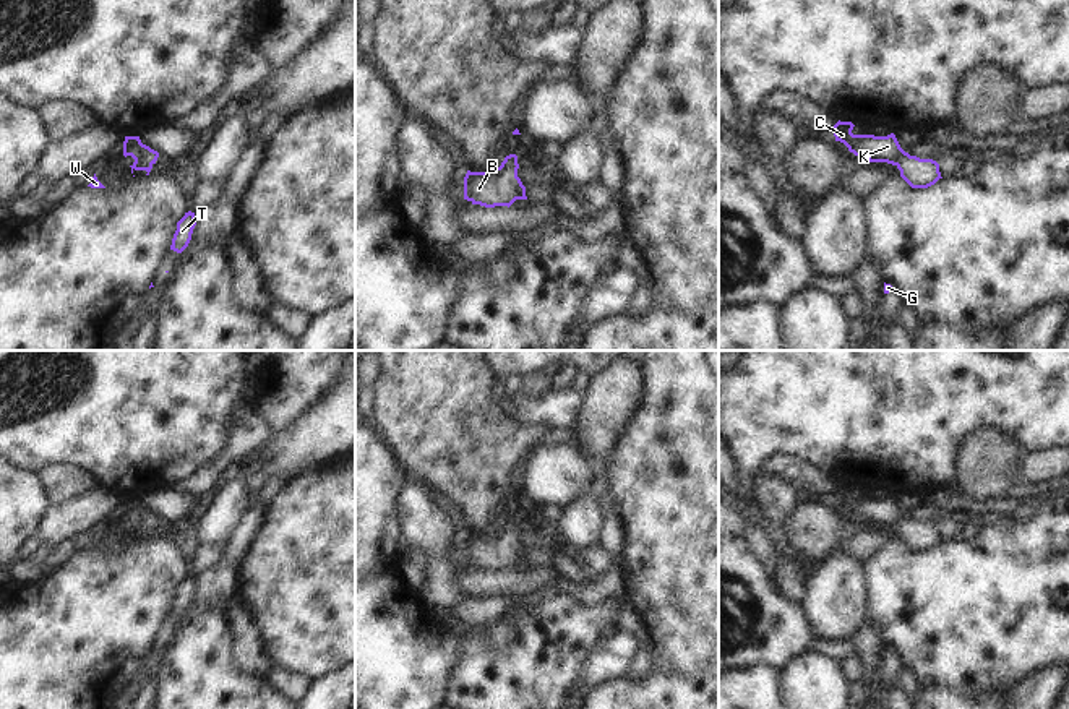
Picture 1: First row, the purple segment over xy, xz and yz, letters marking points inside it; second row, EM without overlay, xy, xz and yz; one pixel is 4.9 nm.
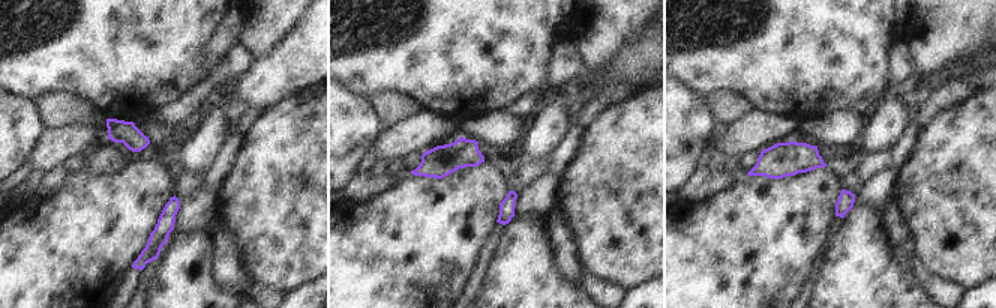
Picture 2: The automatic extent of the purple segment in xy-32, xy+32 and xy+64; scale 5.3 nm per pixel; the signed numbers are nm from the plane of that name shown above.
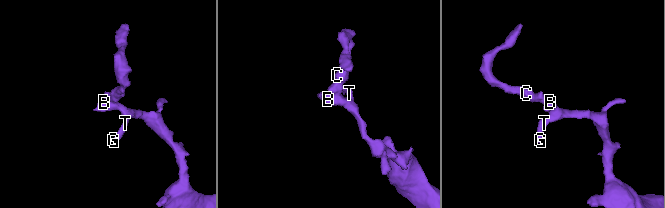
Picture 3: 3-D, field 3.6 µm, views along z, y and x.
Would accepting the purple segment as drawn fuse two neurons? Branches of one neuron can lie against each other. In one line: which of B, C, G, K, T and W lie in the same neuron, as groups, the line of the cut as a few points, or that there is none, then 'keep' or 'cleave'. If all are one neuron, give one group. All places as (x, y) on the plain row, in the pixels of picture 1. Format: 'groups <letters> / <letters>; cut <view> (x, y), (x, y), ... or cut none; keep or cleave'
groups B C G K T W; cut none; keep

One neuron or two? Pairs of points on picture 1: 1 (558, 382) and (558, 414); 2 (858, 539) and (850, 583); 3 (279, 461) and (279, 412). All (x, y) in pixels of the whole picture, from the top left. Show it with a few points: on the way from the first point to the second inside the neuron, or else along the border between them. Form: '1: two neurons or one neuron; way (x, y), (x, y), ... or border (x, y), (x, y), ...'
1: two neurons; border (570, 388), (550, 391)
2: two neurons; border (865, 562), (847, 552), (832, 552), (818, 565)
3: two neurons; border (309, 409), (287, 429), (273, 435)

